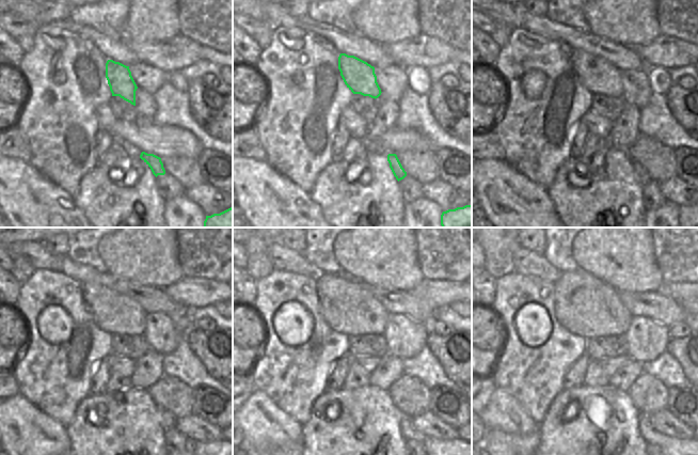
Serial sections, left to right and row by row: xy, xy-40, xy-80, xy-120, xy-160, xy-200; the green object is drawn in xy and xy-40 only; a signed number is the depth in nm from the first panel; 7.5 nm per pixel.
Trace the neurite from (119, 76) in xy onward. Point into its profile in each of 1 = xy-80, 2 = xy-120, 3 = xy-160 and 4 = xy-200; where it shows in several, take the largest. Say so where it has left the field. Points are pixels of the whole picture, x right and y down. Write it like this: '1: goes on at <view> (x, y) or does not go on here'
1: goes on at xy-80 (599, 76)
2: goes on at xy-120 (116, 314)
3: goes on at xy-160 (348, 307)
4: goes on at xy-200 (586, 307)

